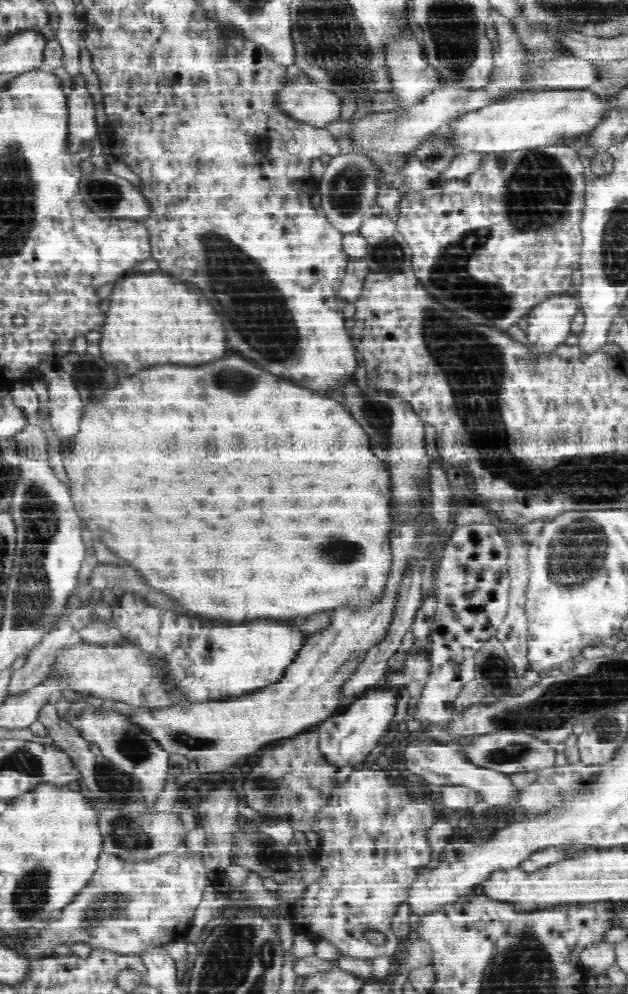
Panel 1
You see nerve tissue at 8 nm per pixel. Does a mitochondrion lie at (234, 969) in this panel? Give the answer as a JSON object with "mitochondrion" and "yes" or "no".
{"mitochondrion":"yes"}

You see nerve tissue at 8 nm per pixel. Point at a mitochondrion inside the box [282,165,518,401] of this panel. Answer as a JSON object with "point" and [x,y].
{"point":[387,247]}

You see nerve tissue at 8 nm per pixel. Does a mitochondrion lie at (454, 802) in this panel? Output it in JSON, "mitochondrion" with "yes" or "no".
{"mitochondrion":"no"}

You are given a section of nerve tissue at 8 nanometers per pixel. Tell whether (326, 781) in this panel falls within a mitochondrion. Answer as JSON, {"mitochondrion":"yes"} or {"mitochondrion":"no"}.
{"mitochondrion":"no"}

